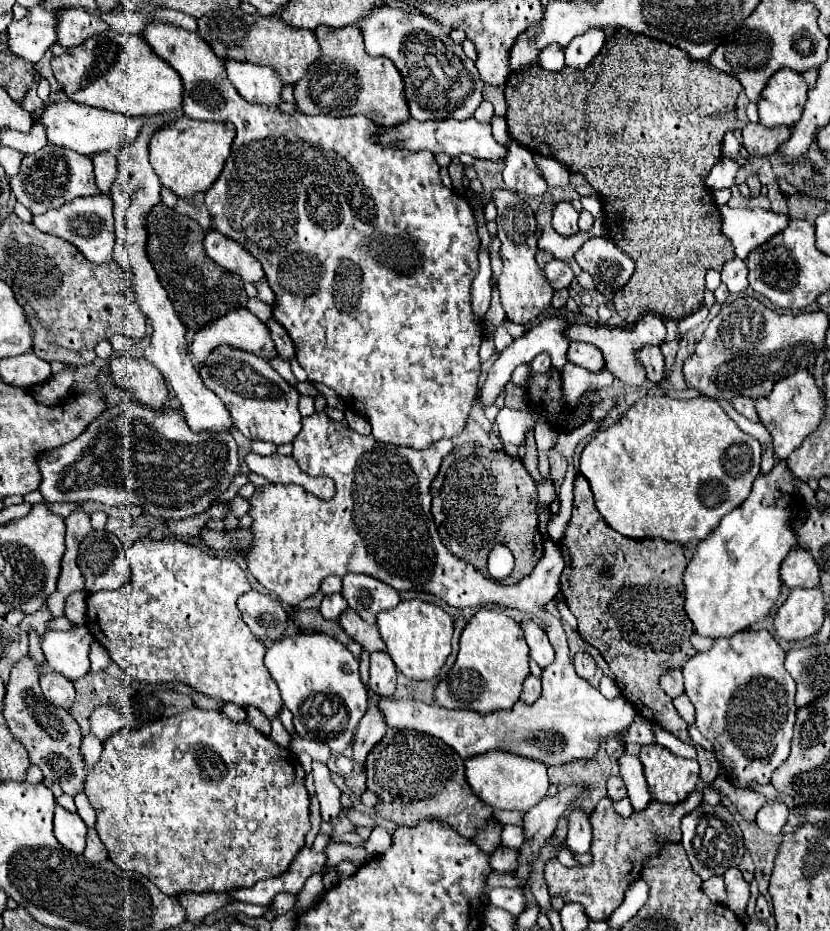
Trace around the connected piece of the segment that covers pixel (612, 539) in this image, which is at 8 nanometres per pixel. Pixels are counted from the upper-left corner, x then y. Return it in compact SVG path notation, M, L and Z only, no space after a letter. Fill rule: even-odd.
M577 476L575 480L575 502L573 502L573 514L565 530L565 538L561 540L559 548L565 558L565 570L561 574L561 592L565 596L565 602L573 616L579 622L577 632L585 642L595 646L605 662L609 664L611 672L615 674L615 682L621 688L621 694L641 712L643 718L647 718L653 724L663 726L667 732L683 740L685 744L691 744L697 750L697 760L701 766L701 780L705 784L713 782L719 772L719 762L713 752L705 750L703 746L695 744L689 738L687 722L679 716L675 710L671 698L661 690L659 676L661 672L669 672L669 668L681 668L689 656L697 654L689 638L693 634L693 624L689 616L685 616L683 610L683 588L681 588L681 574L685 572L685 564L691 560L691 550L679 544L669 544L665 540L629 540L609 528L605 518L597 512L597 506L593 502L591 488L583 476ZM601 568L611 568L611 576L603 576Z

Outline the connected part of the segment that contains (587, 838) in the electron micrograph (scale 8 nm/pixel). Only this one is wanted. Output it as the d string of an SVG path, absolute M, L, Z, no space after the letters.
M575 808L569 818L569 834L565 838L565 848L571 854L585 854L591 846L591 824L589 816L581 812L581 808Z

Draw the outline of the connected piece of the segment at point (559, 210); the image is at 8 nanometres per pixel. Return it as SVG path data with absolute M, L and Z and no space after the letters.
M557 202L553 208L553 228L561 236L571 236L579 232L577 226L579 212L569 204L569 202Z

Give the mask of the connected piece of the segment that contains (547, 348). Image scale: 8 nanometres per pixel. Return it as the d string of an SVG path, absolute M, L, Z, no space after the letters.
M547 316L547 318L541 318L539 324L531 326L521 338L515 338L501 354L499 358L493 362L491 370L489 370L489 376L487 376L487 382L479 394L479 402L483 408L491 406L495 402L495 398L499 396L499 392L503 390L503 386L511 380L511 372L519 366L519 364L529 364L537 354L541 352L549 352L551 360L553 360L553 366L555 368L563 368L565 362L567 362L567 348L569 348L569 338L565 336L565 330L571 322L565 318L565 316Z

